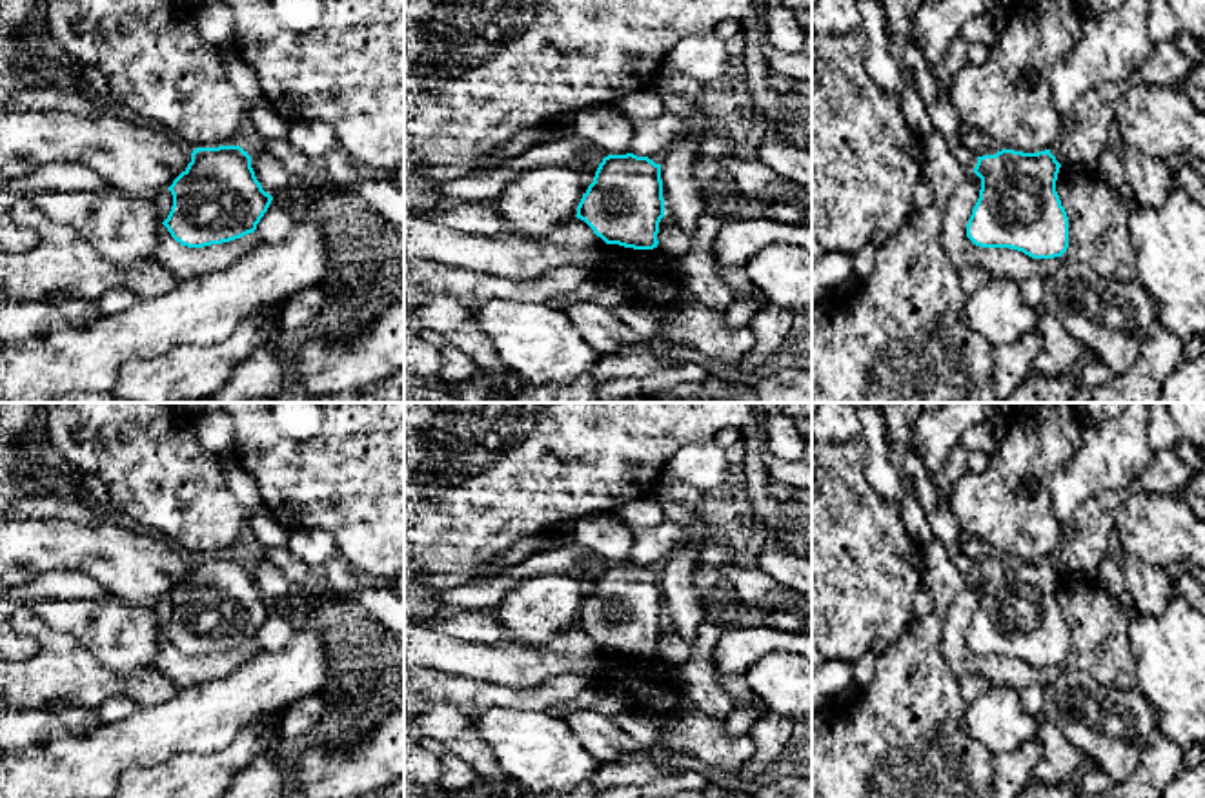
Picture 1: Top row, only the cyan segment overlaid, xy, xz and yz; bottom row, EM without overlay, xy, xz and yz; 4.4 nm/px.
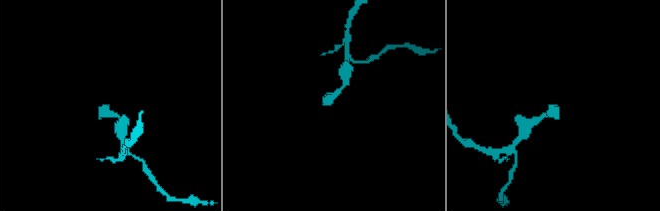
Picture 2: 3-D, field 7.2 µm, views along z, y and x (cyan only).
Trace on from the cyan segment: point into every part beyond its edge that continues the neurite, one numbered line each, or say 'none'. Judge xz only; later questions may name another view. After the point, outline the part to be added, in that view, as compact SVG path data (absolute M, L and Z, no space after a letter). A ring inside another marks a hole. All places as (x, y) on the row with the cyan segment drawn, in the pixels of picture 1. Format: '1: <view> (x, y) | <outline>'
1: xz (537, 199) | M572 164L526 169L486 204L502 217L506 231L544 235L561 220L577 215L577 206L593 182L595 171L597 168Z

